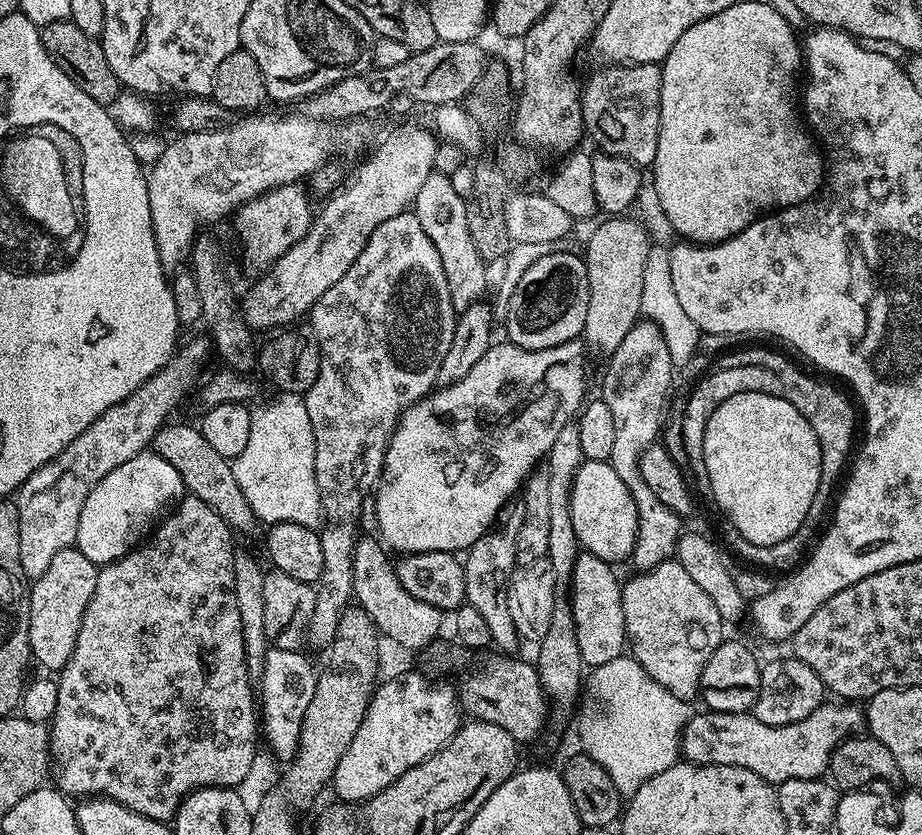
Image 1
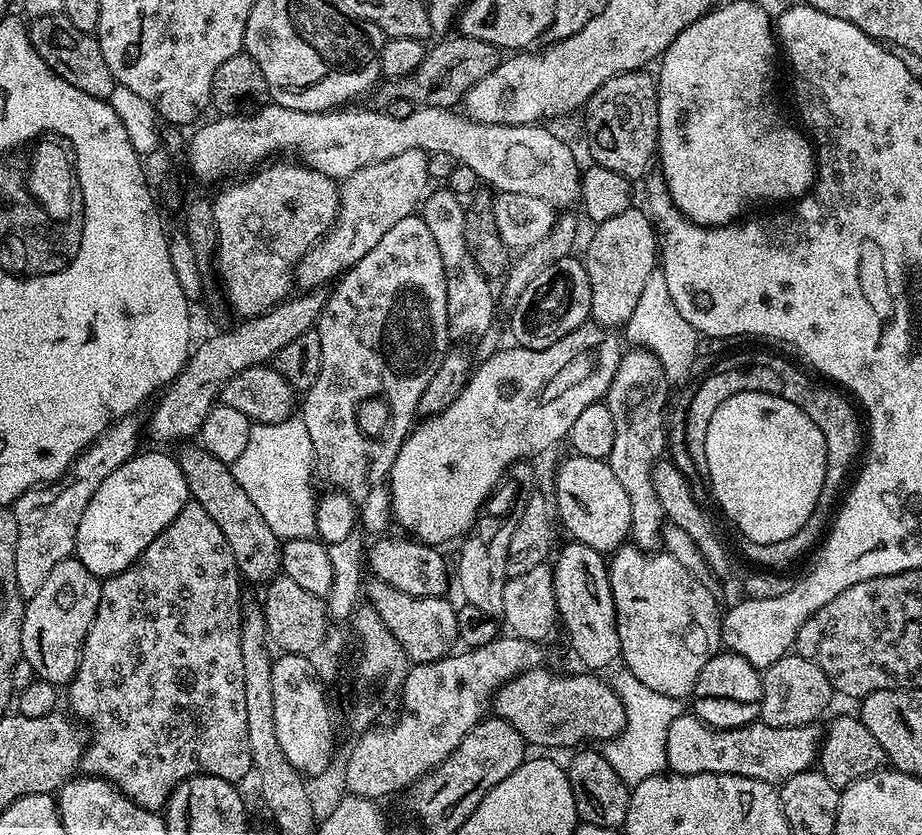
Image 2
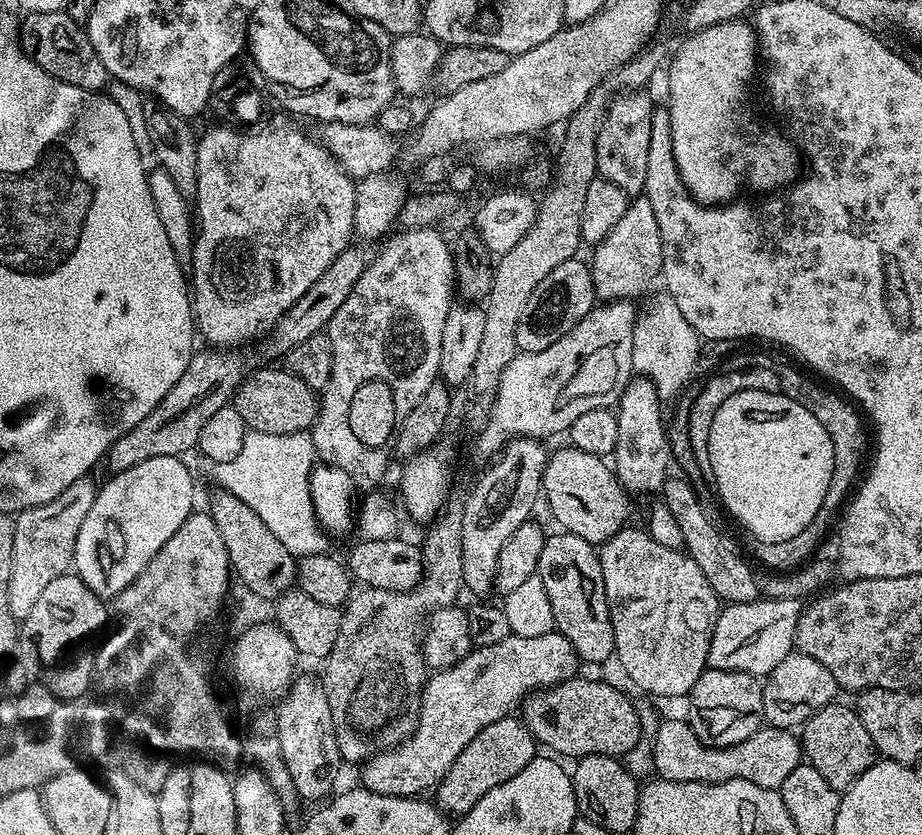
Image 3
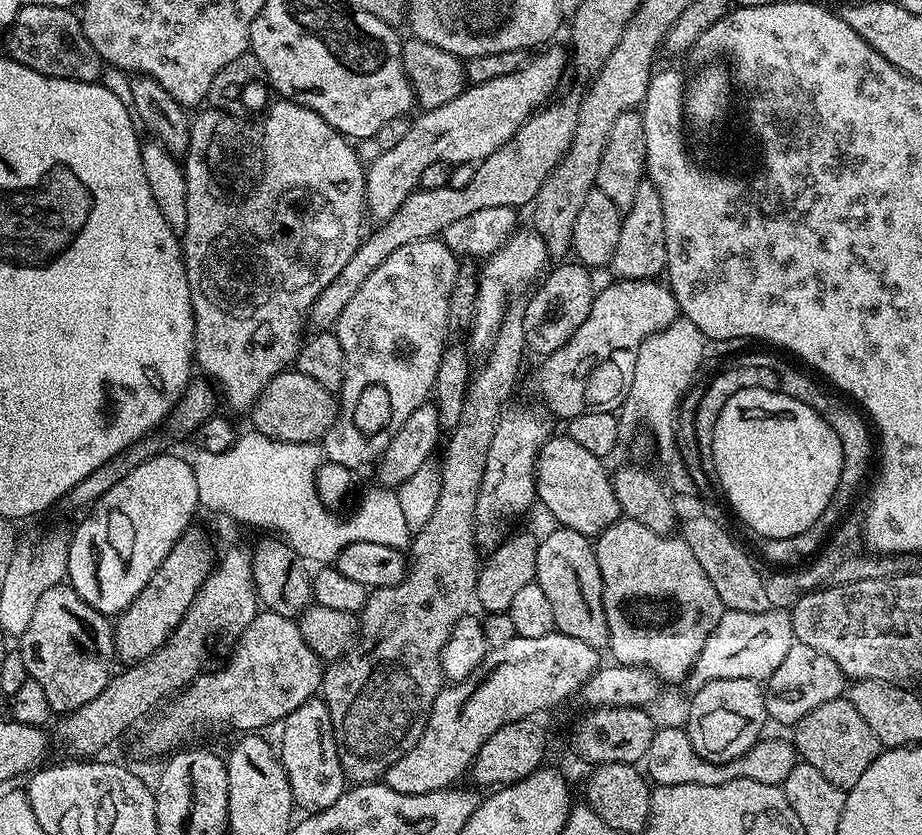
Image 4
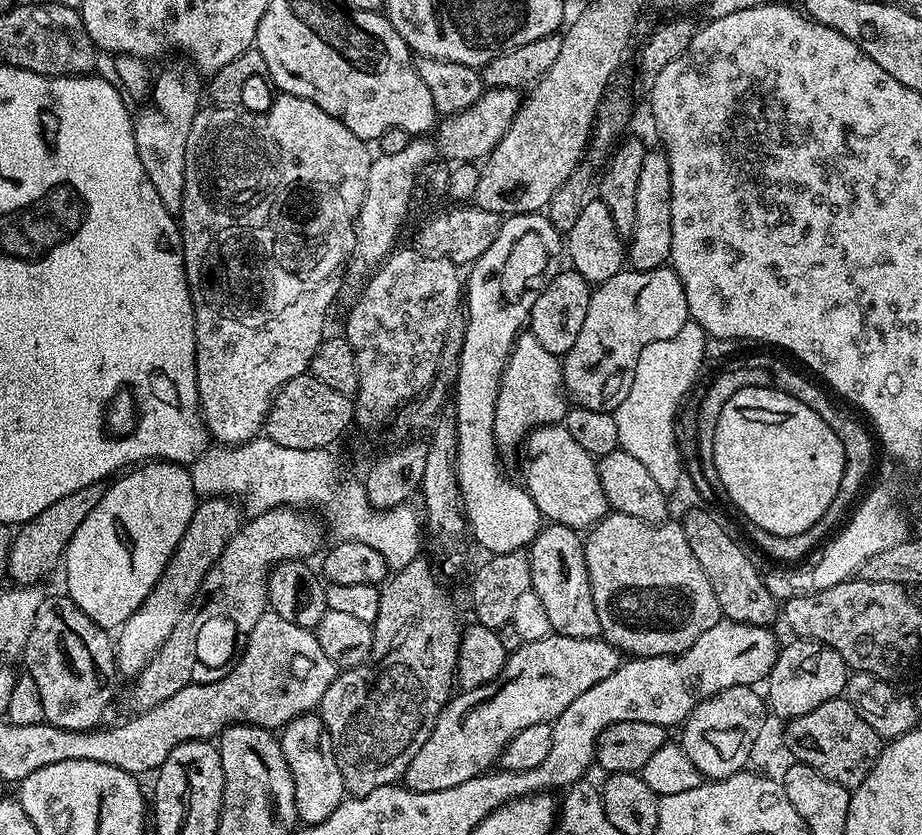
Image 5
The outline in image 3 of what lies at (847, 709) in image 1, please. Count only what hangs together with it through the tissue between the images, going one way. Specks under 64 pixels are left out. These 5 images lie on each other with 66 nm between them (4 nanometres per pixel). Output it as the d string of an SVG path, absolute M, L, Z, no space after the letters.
M661 719L654 735L656 738L650 742L650 764L653 769L656 767L655 775L662 780L703 784L745 780L754 782L754 786L778 790L782 782L786 782L790 770L802 763L799 739L786 728L761 726L757 732L750 734L750 738L725 748L715 748L701 742L687 719Z

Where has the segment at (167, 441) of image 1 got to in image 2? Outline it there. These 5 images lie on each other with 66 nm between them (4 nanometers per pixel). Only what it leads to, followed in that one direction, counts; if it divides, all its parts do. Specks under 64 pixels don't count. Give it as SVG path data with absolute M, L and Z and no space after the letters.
M186 444L181 448L183 449L176 454L176 459L183 477L186 478L189 497L202 506L222 530L235 556L241 577L247 583L250 581L261 584L275 579L281 571L281 541L272 532L270 525L266 524L266 519L254 506L246 491L238 484L231 465L220 461L199 445Z

